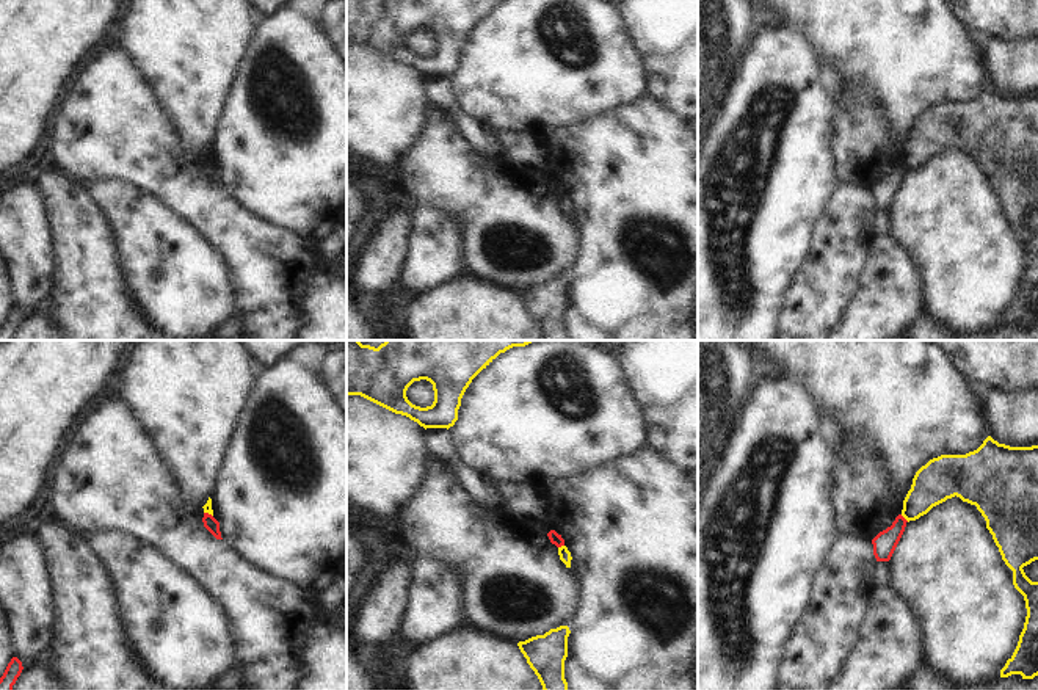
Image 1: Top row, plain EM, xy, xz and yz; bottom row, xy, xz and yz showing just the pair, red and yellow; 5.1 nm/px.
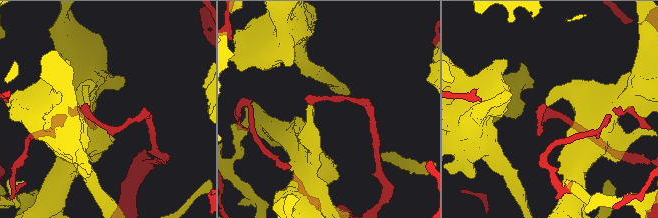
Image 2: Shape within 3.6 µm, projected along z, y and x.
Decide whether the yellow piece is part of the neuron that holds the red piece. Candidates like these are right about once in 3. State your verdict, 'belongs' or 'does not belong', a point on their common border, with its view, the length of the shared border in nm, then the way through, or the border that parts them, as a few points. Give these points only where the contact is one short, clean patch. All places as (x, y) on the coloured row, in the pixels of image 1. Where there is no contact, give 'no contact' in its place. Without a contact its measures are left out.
does not belong | yz (903, 518) | 60 nm

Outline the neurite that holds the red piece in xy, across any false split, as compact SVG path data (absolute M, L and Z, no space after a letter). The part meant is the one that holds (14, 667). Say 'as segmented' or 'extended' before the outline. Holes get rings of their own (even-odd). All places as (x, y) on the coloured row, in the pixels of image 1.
as segmented | M13 657L3 676L0 677L0 690L13 690L13 685L16 684L22 670L24 670L22 662L17 657Z

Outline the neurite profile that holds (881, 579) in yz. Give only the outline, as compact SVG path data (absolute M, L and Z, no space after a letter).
M876 561L876 568L873 572L873 588L881 590L886 586L891 586L889 561Z

